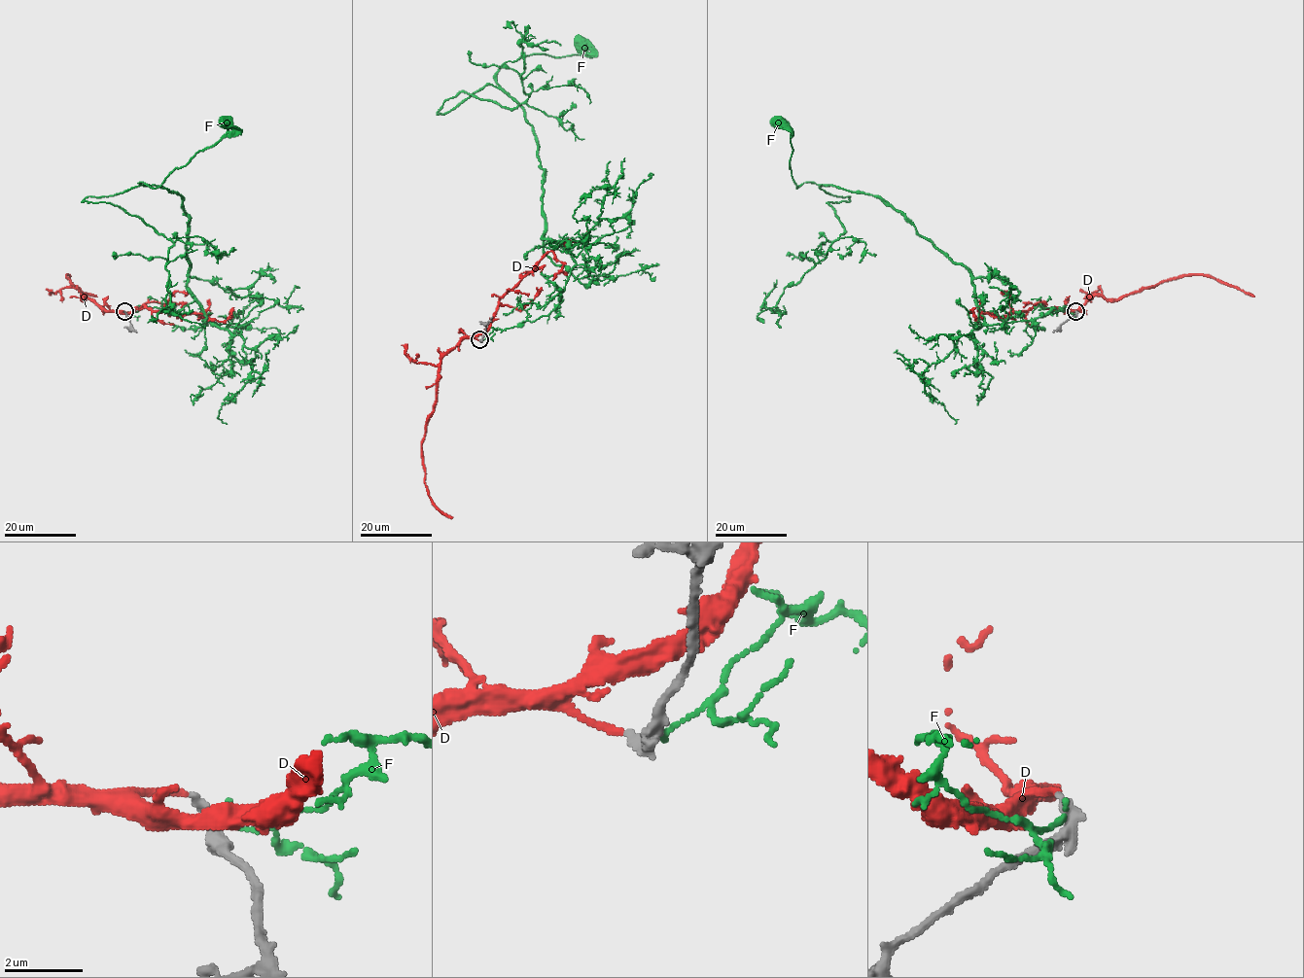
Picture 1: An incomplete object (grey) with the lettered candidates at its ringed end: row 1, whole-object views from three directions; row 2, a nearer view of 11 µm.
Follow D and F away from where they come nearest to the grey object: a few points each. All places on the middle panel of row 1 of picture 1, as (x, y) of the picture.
D: (479, 339), (463, 337), (440, 359), (435, 406), (422, 443), (425, 486), (434, 504), (452, 517)
F: (482, 340), (546, 316), (576, 264), (543, 237), (537, 140), (497, 71), (532, 54), (581, 54), (581, 43)

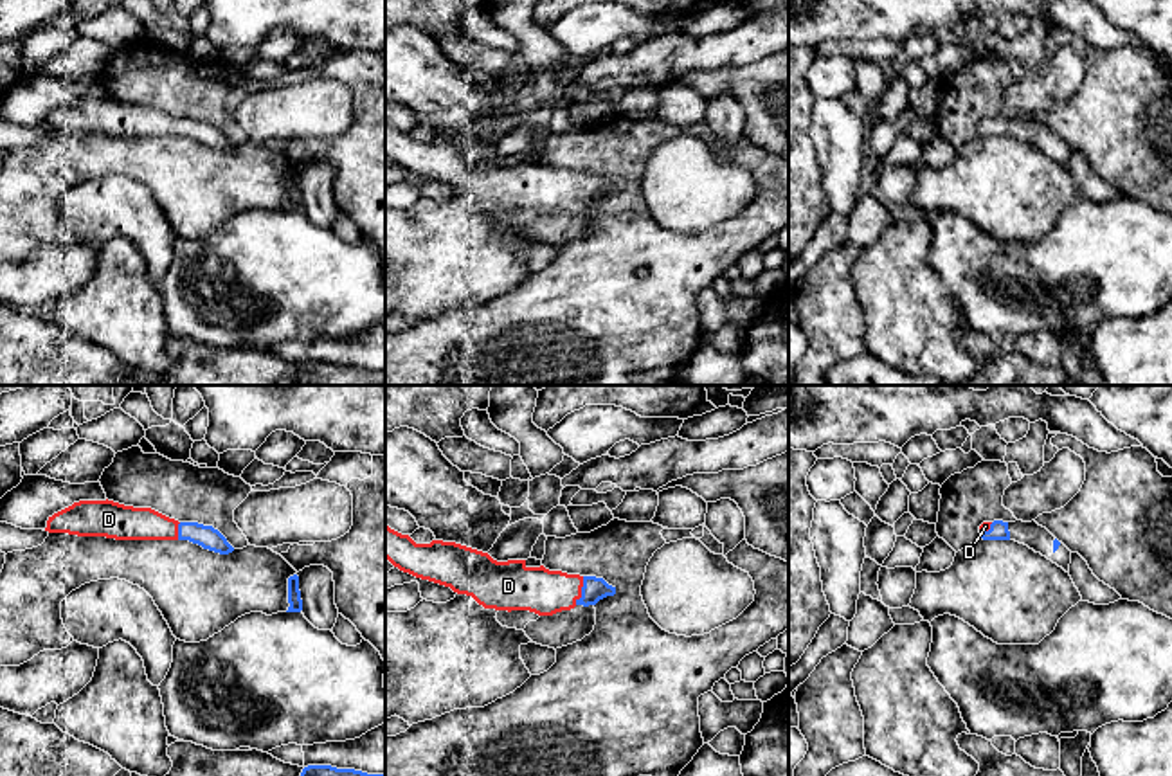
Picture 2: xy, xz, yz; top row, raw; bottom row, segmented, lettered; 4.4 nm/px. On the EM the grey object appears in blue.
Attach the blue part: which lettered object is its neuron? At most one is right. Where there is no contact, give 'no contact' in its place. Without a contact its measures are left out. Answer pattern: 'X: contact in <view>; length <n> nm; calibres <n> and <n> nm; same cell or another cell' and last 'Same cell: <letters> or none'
D: contact in xz; length 130 nm; calibres 110 and 200 nm; same cell
F: no contact; another cell
Same cell: D

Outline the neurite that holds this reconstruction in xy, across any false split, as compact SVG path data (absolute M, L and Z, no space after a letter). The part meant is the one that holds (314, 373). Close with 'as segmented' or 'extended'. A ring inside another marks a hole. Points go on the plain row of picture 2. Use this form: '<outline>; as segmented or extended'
M308 362L299 373L304 385L385 385L385 371L367 371L331 362Z; as segmented

